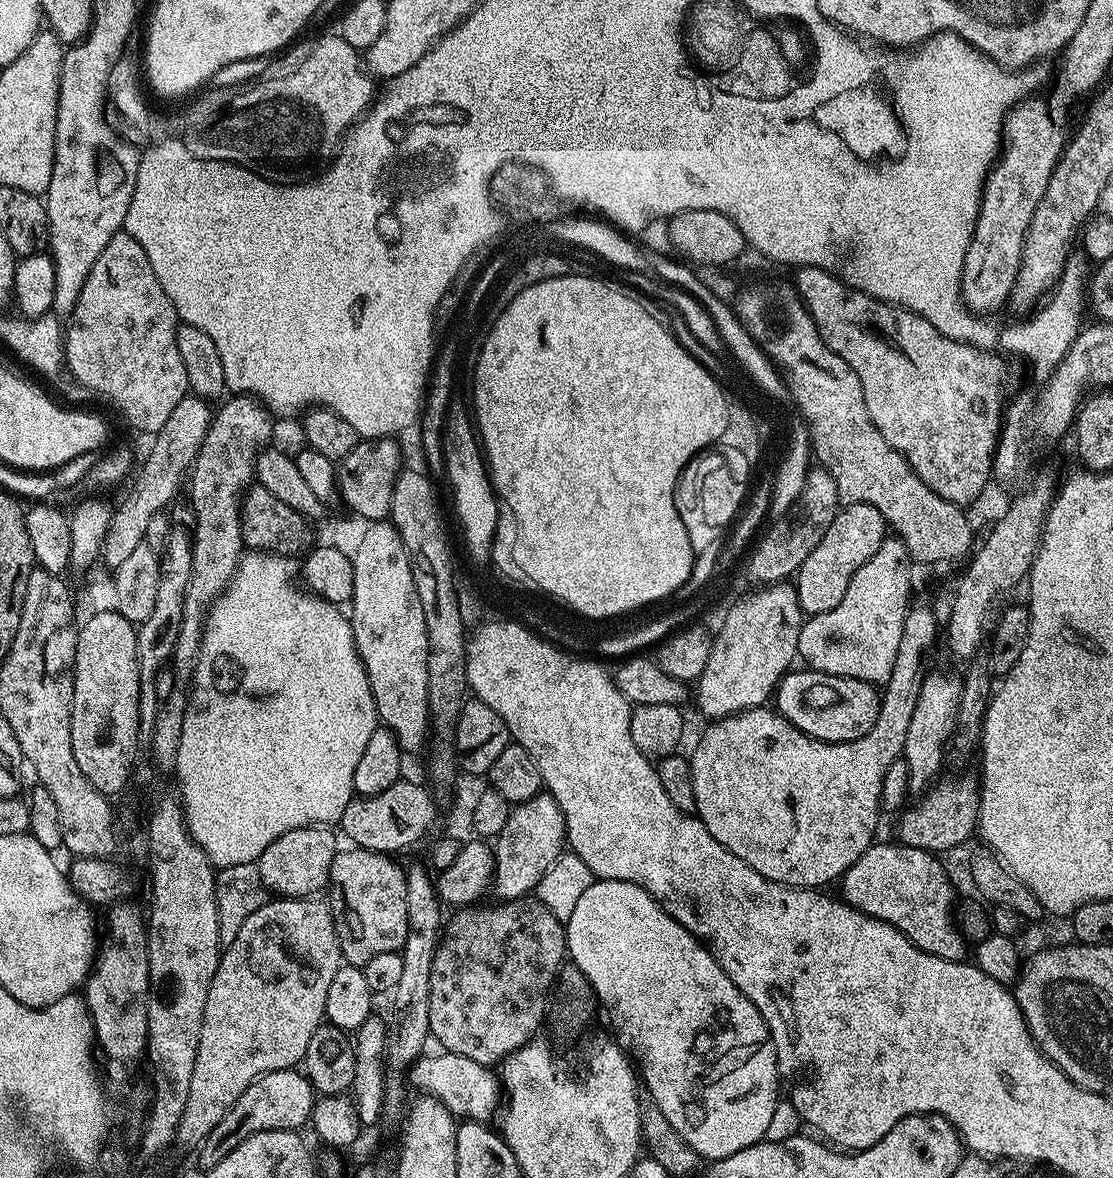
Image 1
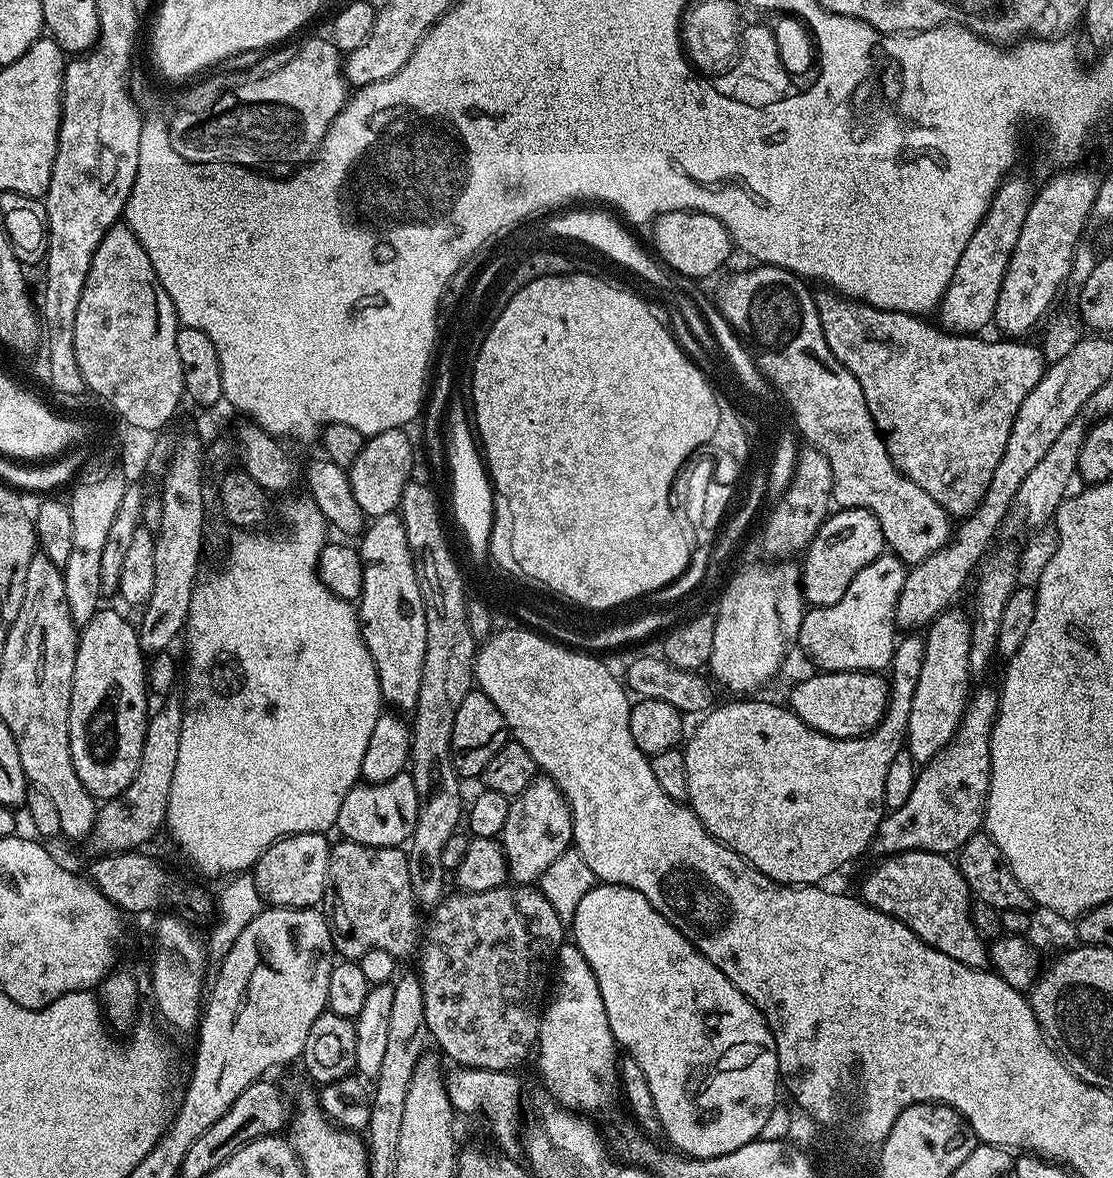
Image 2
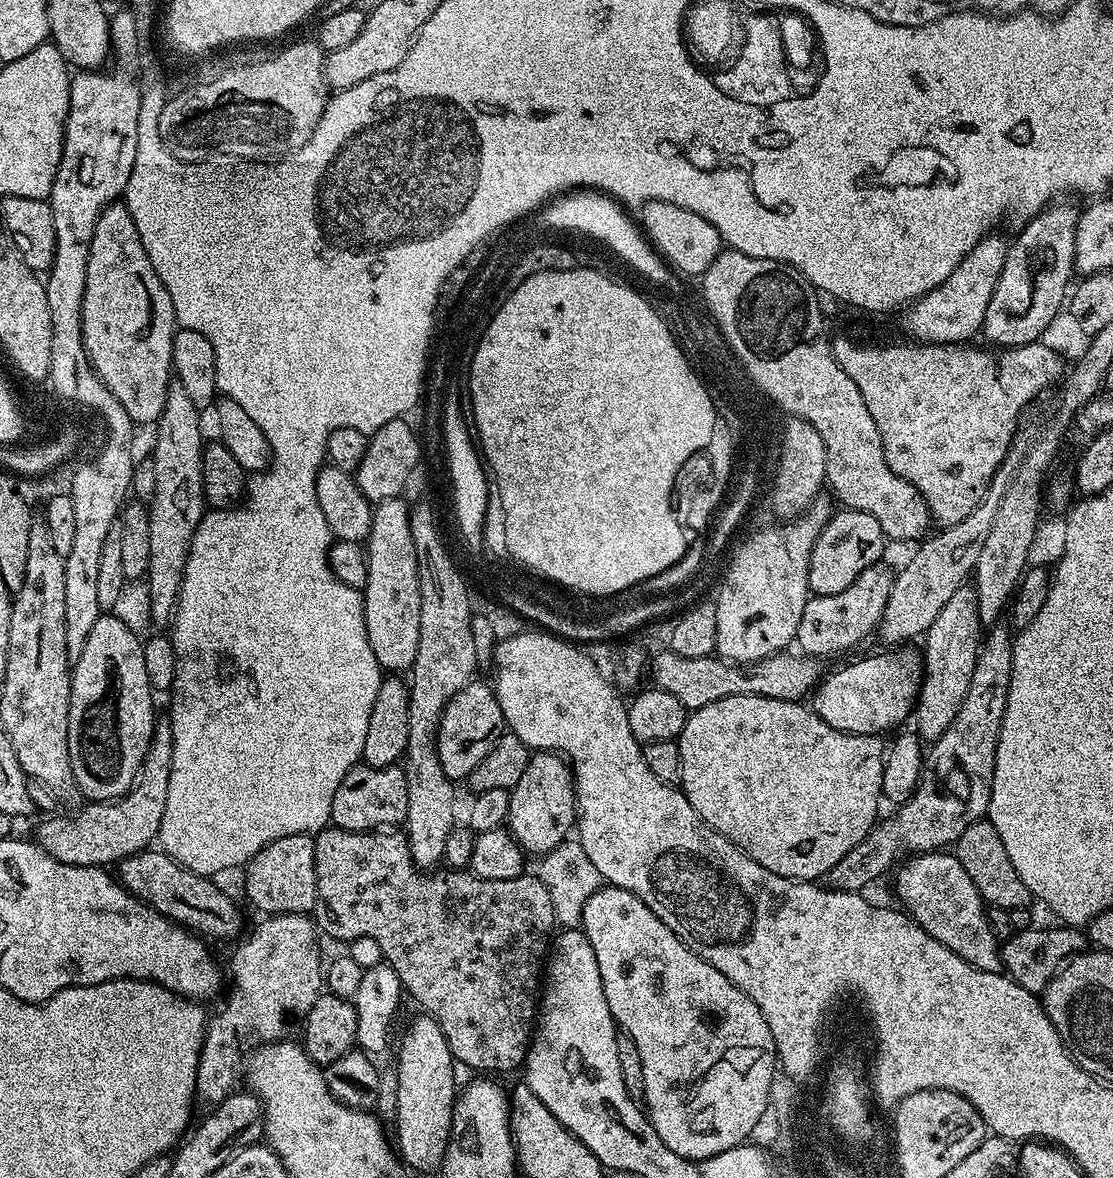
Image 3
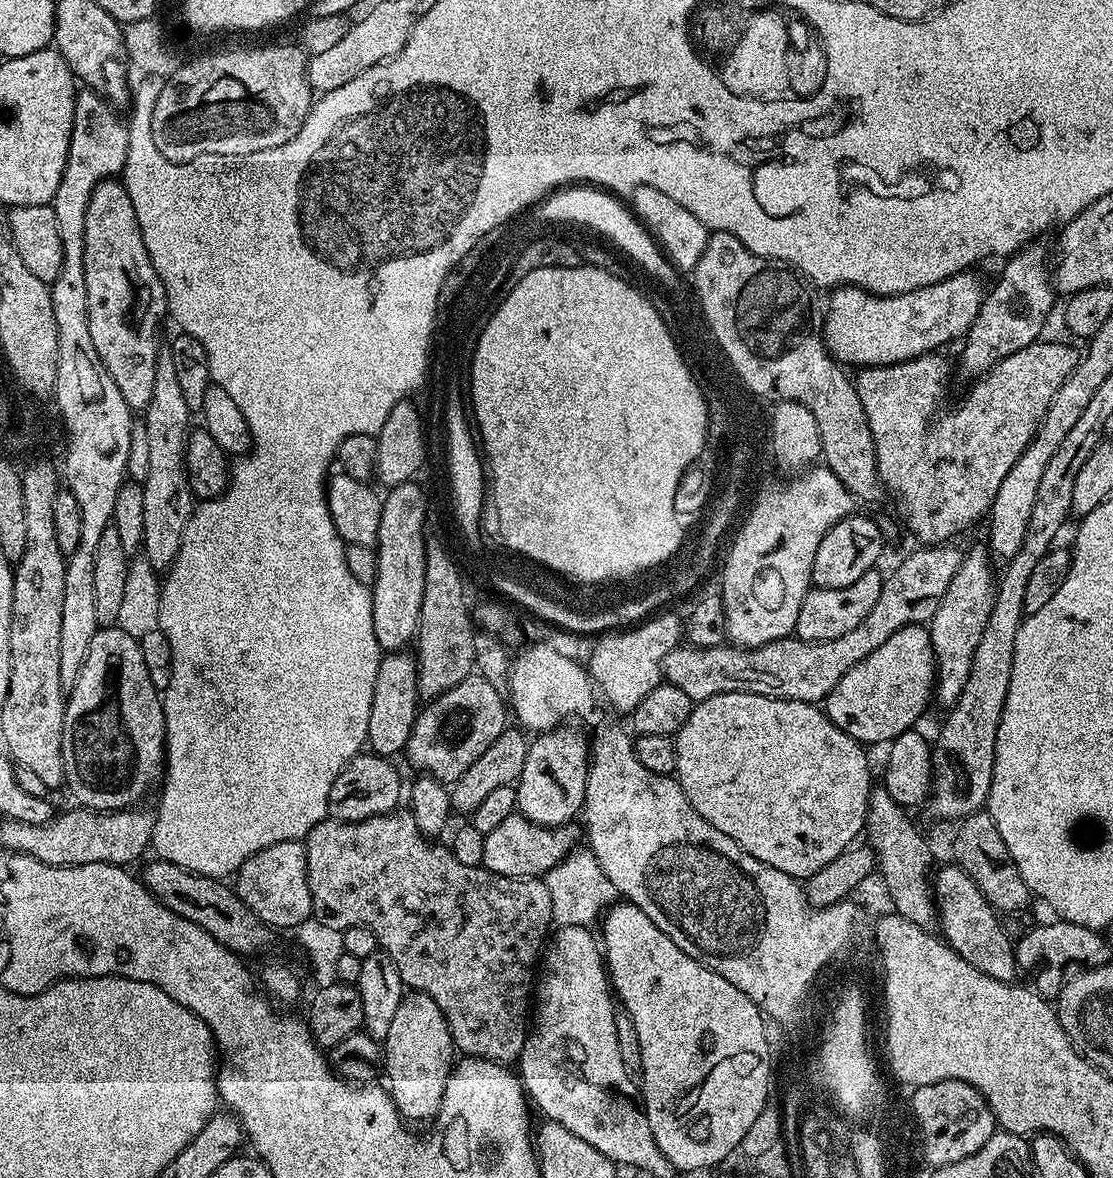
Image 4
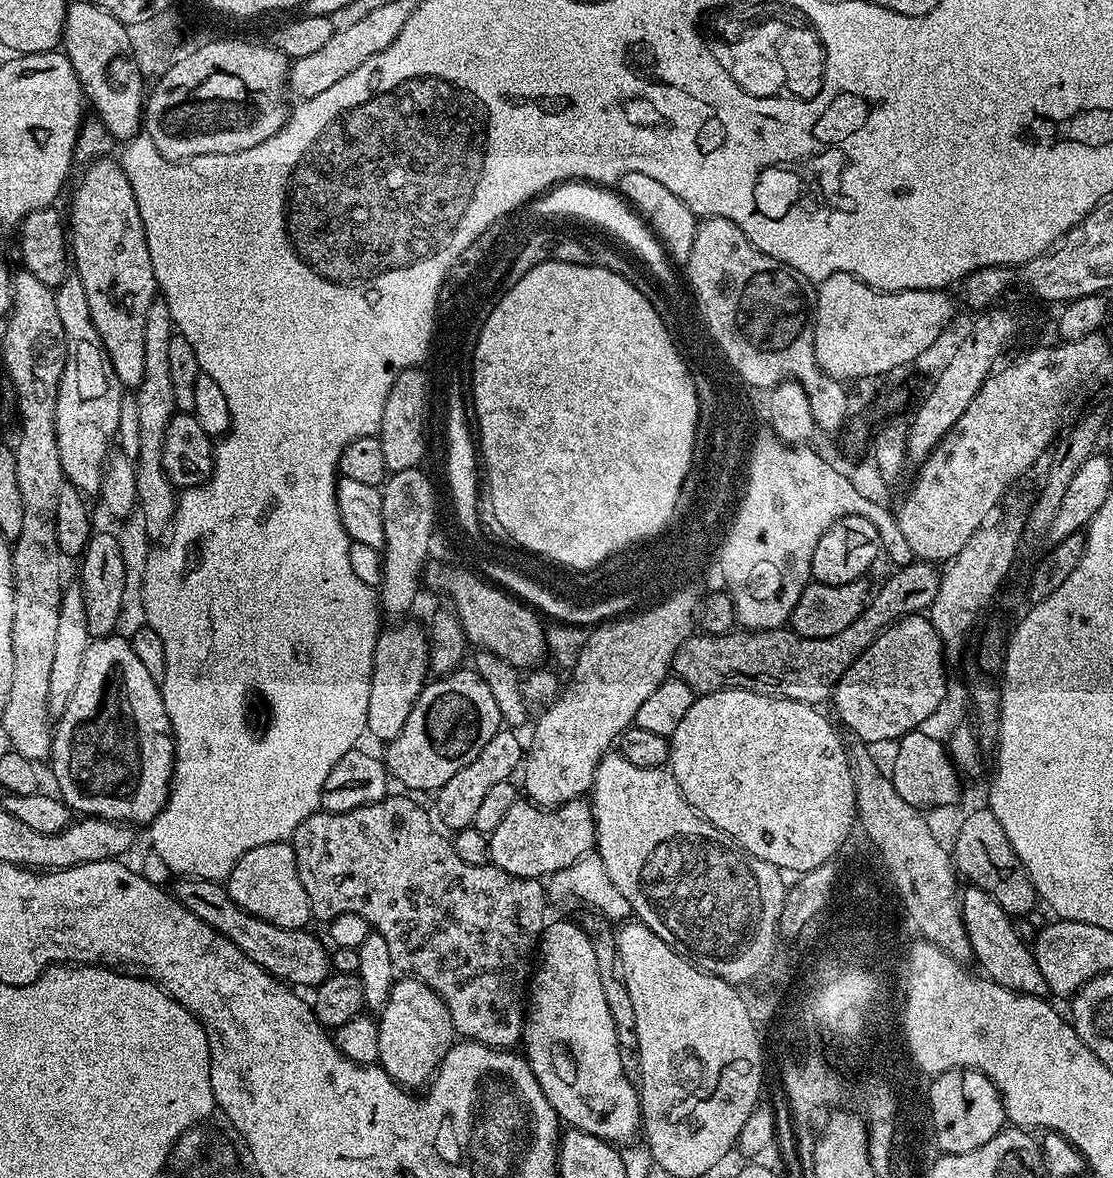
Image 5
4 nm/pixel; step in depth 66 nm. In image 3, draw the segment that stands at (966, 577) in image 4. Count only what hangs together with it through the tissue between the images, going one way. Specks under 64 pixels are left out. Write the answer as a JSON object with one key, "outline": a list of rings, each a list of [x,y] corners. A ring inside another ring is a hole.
{"outline":[[[965,586],[954,590],[954,595],[946,601],[946,606],[942,606],[938,618],[930,622],[922,643],[924,678],[920,683],[920,695],[916,698],[914,721],[916,720],[917,728],[915,731],[925,741],[931,742],[946,734],[950,722],[954,722],[954,717],[958,715],[962,698],[966,698],[966,690],[970,690],[974,662],[982,643],[982,625],[975,587]]]}

